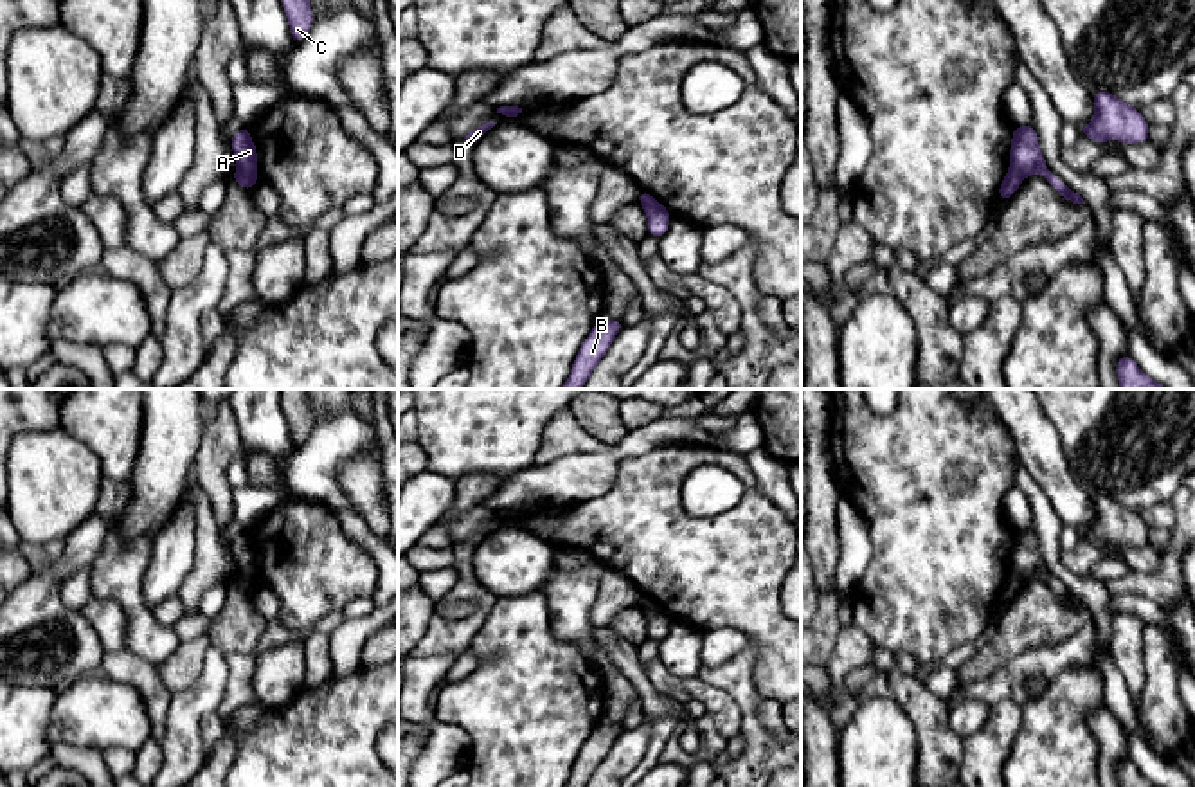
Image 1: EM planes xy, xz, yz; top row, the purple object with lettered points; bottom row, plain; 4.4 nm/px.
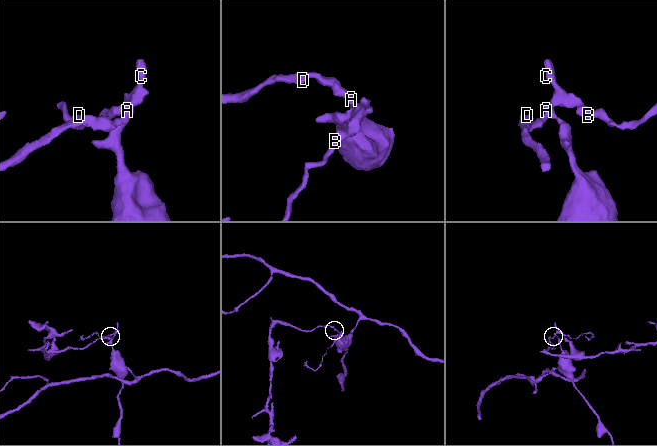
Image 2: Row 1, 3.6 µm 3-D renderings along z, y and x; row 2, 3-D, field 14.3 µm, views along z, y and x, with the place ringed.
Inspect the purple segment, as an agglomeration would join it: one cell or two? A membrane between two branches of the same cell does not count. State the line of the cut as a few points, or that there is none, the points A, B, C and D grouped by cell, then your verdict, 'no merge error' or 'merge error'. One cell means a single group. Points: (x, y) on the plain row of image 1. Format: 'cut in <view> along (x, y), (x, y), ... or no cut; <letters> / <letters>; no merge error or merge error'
cut in xy along (238, 569), (256, 578); A B C / D; merge error

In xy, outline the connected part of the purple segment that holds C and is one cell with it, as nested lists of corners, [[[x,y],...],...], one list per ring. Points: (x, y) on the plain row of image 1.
[[[281,389],[281,407],[292,441],[301,447],[313,429],[313,414],[306,389]]]

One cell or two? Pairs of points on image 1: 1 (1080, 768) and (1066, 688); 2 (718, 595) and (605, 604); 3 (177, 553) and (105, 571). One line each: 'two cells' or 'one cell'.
1: one cell
2: two cells
3: two cells

